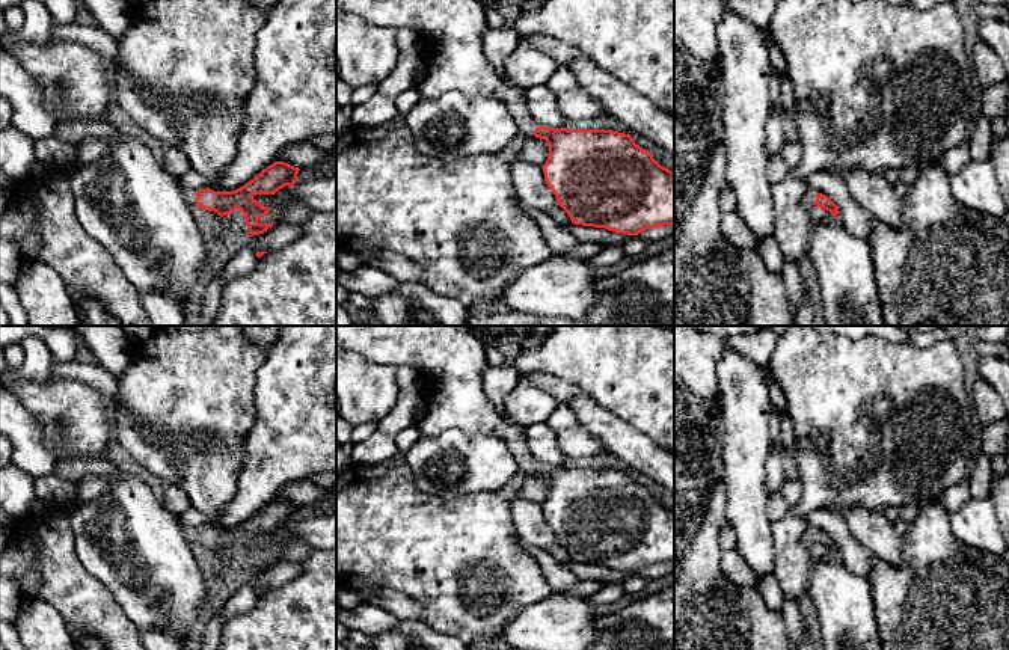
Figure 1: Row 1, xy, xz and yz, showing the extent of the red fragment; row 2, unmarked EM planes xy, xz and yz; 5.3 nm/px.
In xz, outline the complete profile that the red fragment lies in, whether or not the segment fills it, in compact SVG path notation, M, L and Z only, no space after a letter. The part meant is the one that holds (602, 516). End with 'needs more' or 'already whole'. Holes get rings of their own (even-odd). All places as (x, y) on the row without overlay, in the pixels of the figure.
M336 326L336 345L373 363L410 366L431 380L425 394L425 415L416 425L422 436L465 431L504 439L522 474L534 472L547 481L547 498L541 504L544 519L572 561L627 573L674 563L674 510L661 504L630 472L537 463L528 448L526 434L504 418L484 394L481 373L487 366L486 345L468 326Z | needs more

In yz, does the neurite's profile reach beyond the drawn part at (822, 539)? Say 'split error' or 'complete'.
split error

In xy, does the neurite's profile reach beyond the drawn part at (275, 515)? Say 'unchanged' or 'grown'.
grown

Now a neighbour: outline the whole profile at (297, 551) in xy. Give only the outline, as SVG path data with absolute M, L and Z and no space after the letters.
M294 540L284 547L271 546L258 561L305 561L311 552L312 547L308 543Z

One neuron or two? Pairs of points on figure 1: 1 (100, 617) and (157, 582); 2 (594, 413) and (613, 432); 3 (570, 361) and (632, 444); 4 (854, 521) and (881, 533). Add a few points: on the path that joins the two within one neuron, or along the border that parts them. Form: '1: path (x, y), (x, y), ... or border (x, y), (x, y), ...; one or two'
1: border (97, 578), (109, 590), (121, 611), (138, 628); two
2: path (599, 418), (608, 427); one
3: border (582, 392), (637, 430); two
4: path (860, 522), (875, 531); one

